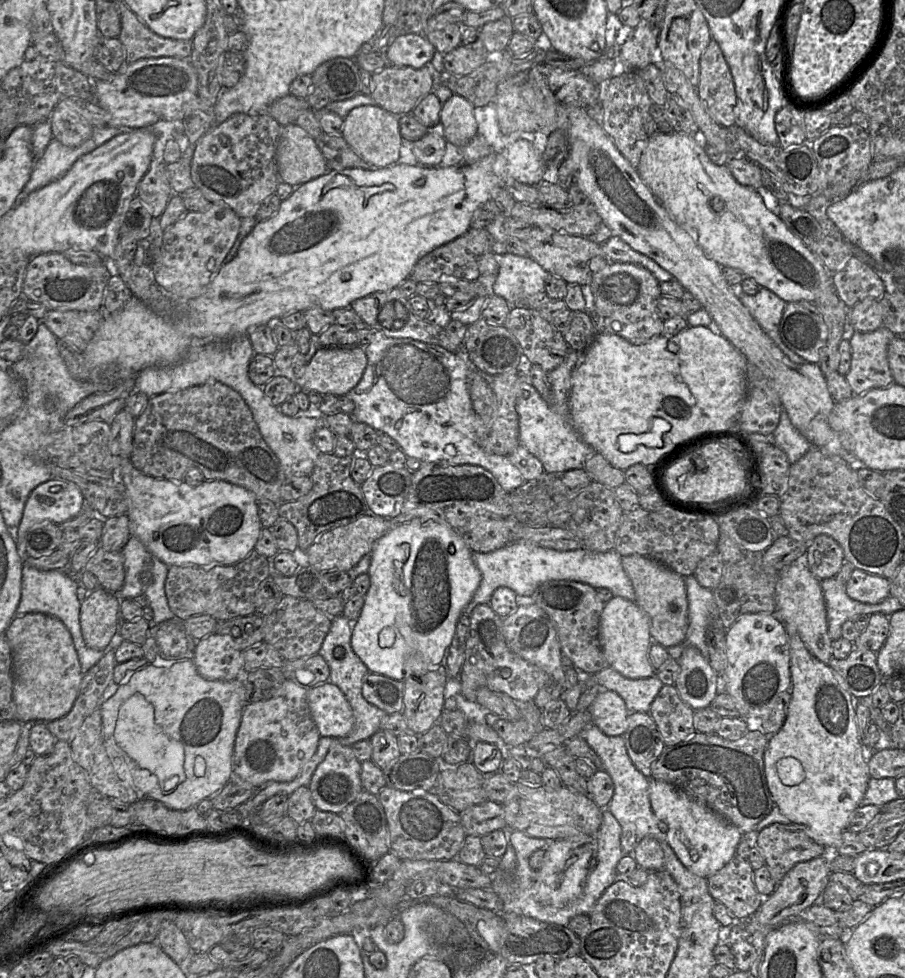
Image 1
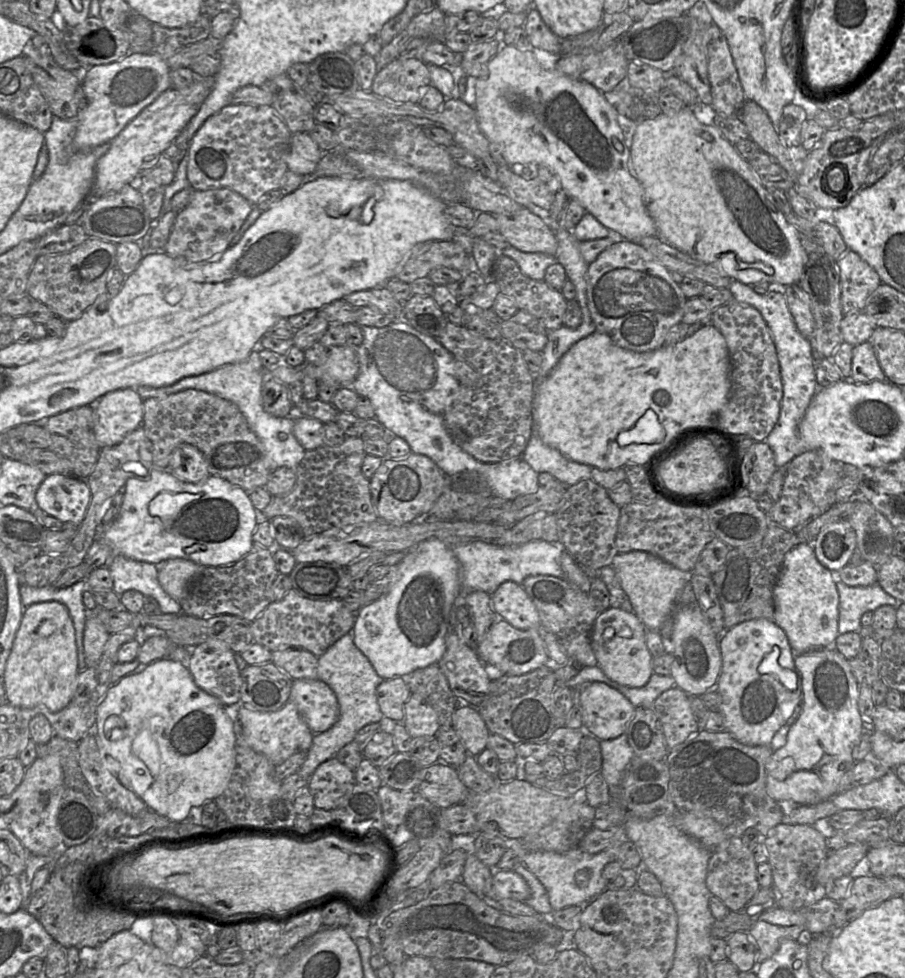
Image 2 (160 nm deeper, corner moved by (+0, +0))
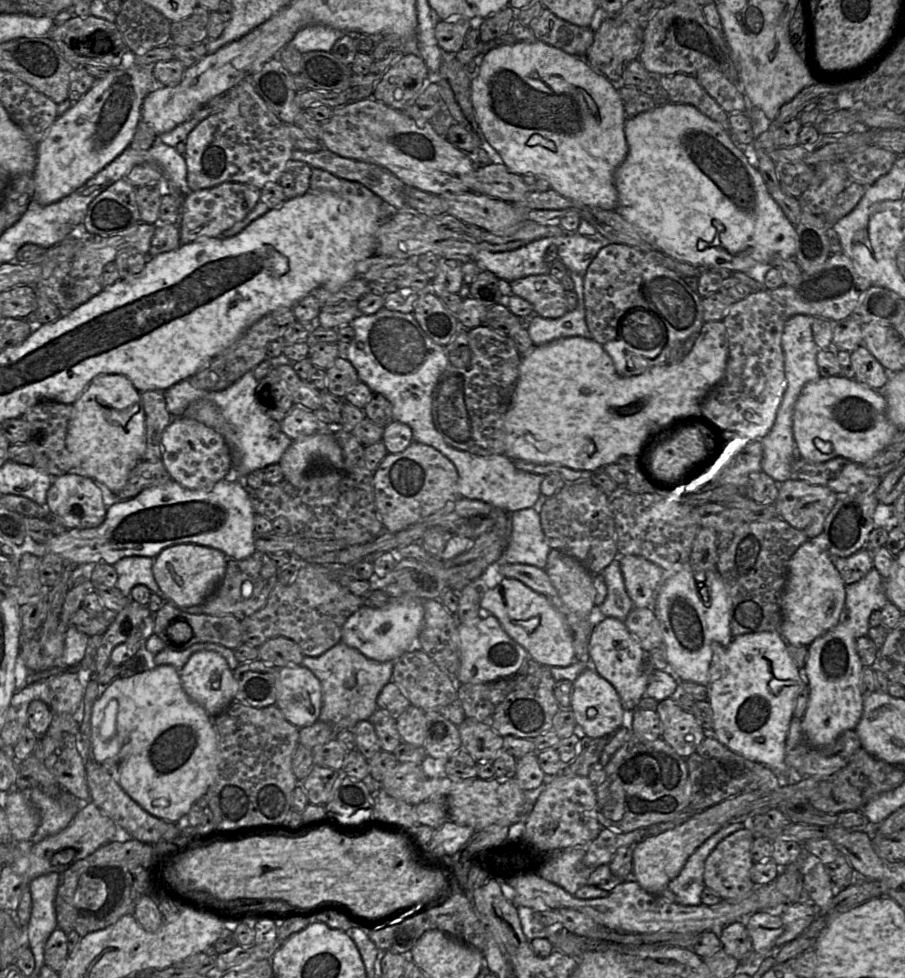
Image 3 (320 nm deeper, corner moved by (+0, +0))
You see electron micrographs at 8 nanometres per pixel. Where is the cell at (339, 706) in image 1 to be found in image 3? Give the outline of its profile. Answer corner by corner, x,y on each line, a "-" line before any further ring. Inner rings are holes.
303,665
278,668
276,704
297,728
315,724
322,708
322,686

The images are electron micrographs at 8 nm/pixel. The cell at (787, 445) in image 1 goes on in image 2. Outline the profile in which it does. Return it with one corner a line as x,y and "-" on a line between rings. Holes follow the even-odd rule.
736,280
731,282
728,289
732,293
734,301
750,305
759,311
767,324
776,348
780,365
783,397
778,421
765,439
765,442
774,453
777,468
785,467
793,458
808,451
800,437
799,424
815,393
818,391
811,344
797,329
789,311
786,298
782,293
770,291
765,295
759,295
753,290
752,286

